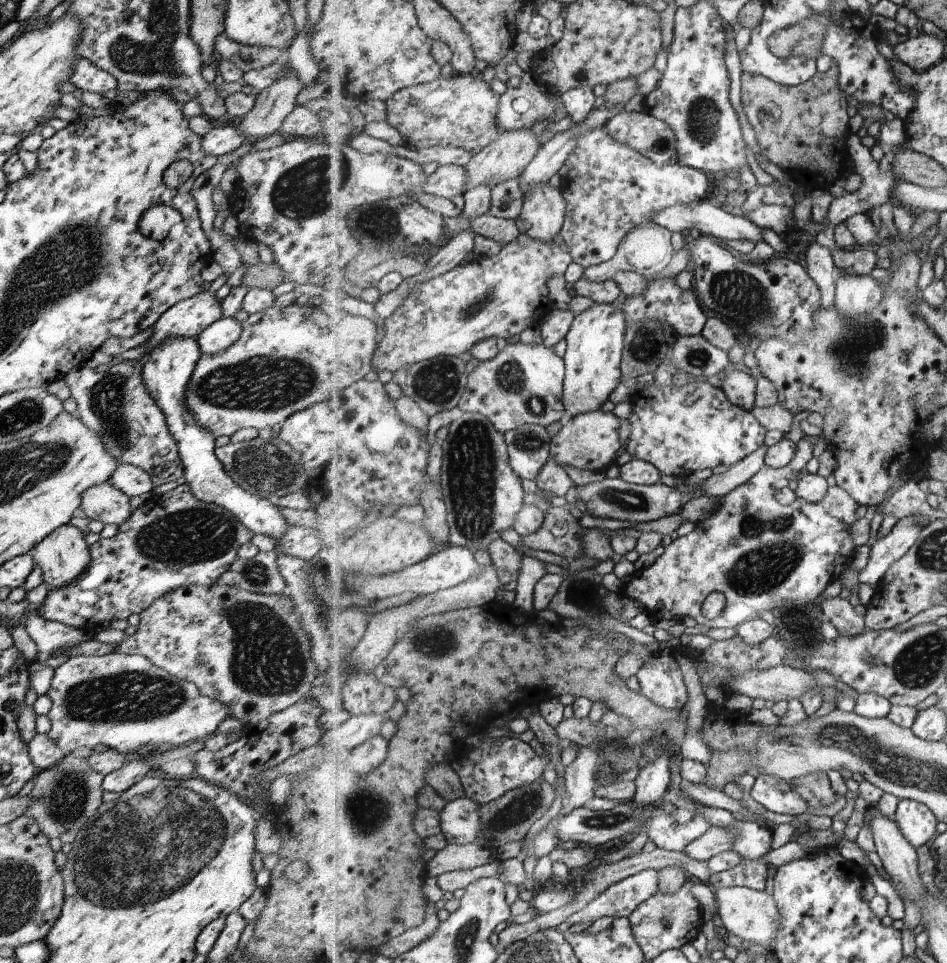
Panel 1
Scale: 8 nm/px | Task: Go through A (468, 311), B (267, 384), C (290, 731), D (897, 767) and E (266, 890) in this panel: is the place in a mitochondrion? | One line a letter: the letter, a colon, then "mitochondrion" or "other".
A: mitochondrion
B: mitochondrion
C: other
D: mitochondrion
E: other

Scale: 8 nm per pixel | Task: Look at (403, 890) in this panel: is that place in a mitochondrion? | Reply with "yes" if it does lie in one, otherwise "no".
no

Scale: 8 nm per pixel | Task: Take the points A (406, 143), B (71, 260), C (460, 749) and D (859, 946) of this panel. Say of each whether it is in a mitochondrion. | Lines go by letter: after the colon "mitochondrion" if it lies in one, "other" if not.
A: other
B: mitochondrion
C: other
D: other

